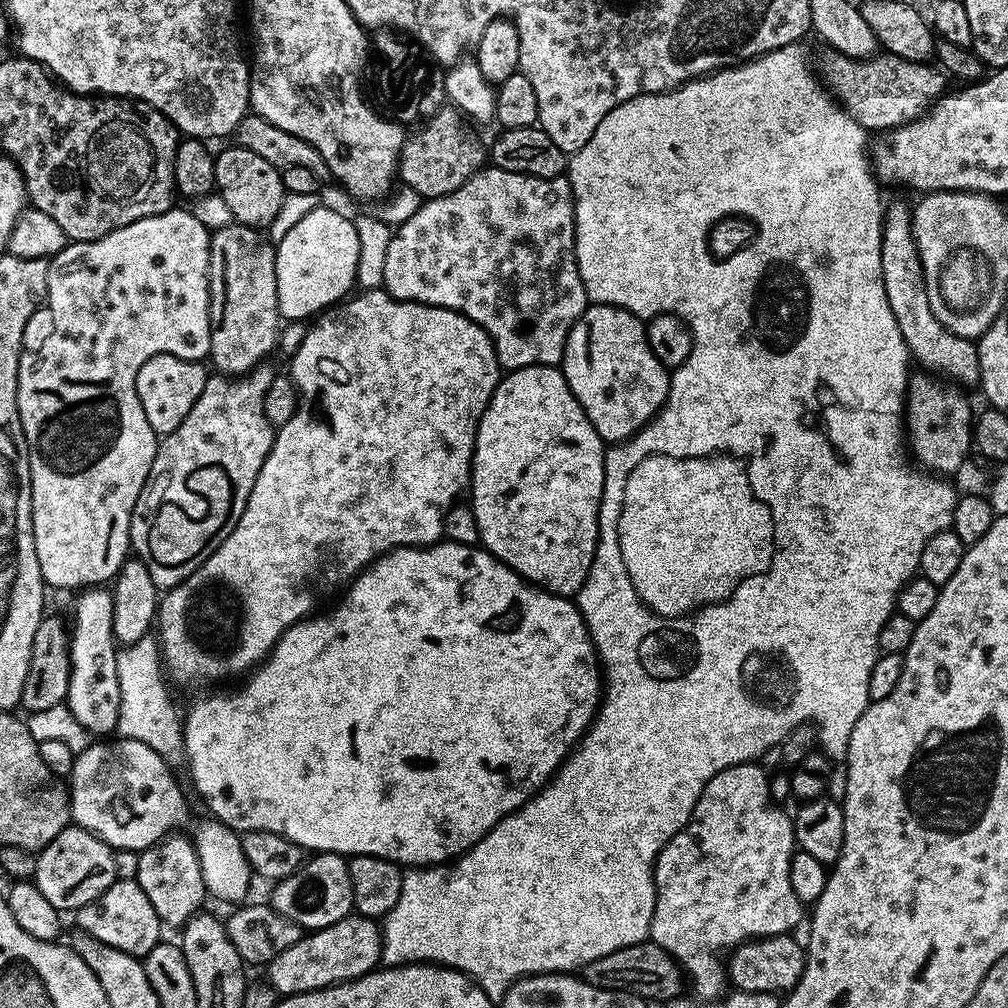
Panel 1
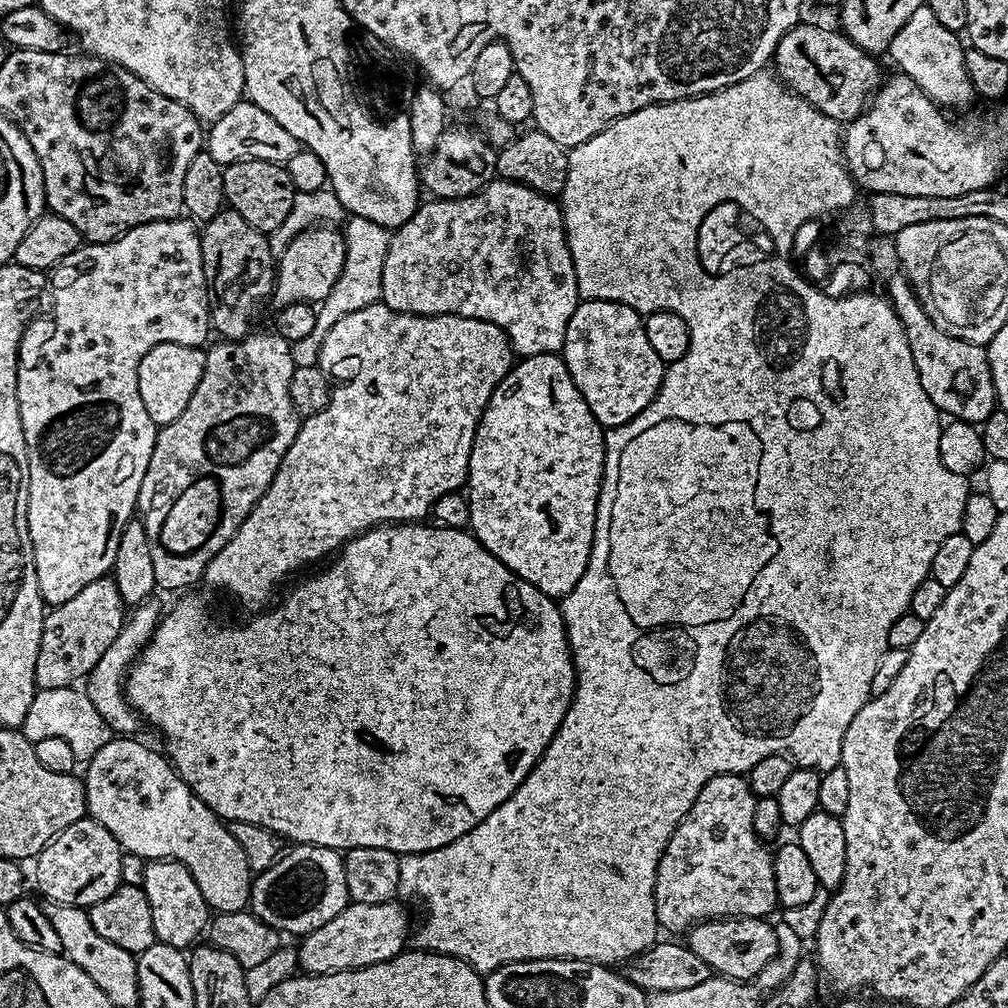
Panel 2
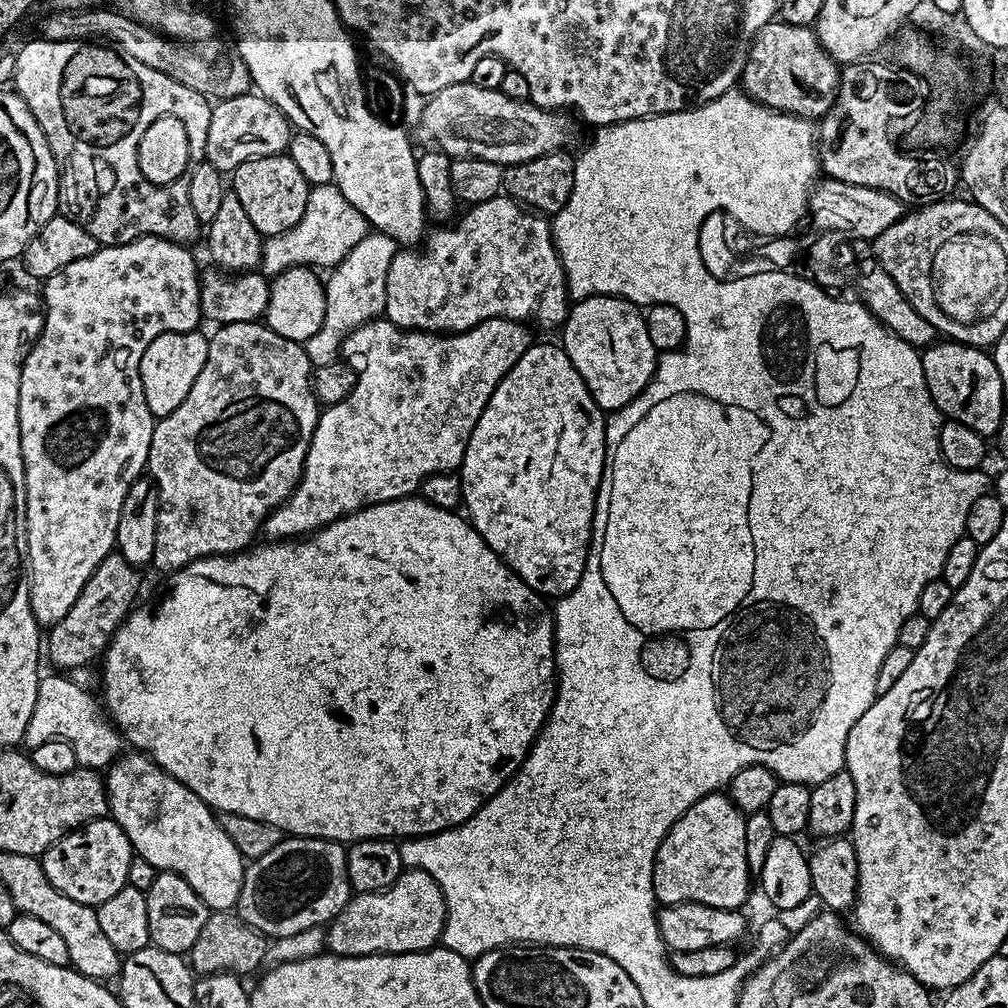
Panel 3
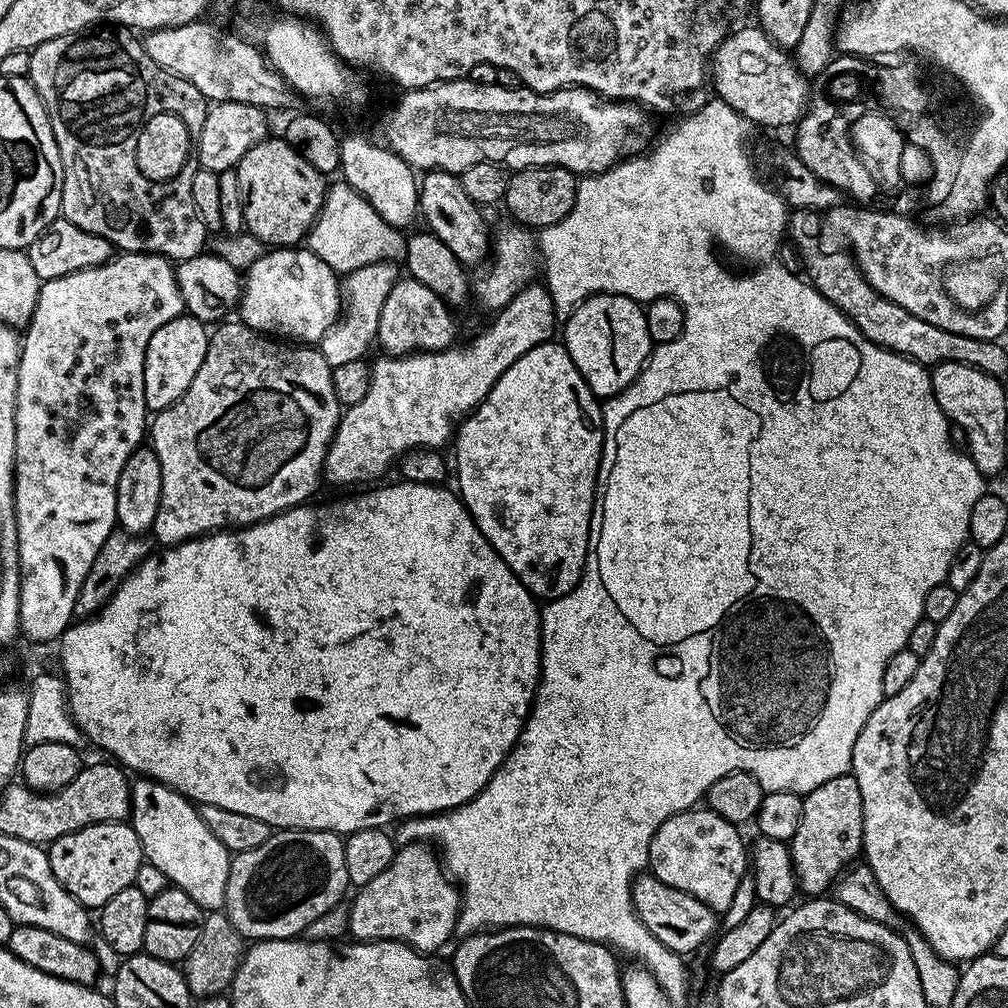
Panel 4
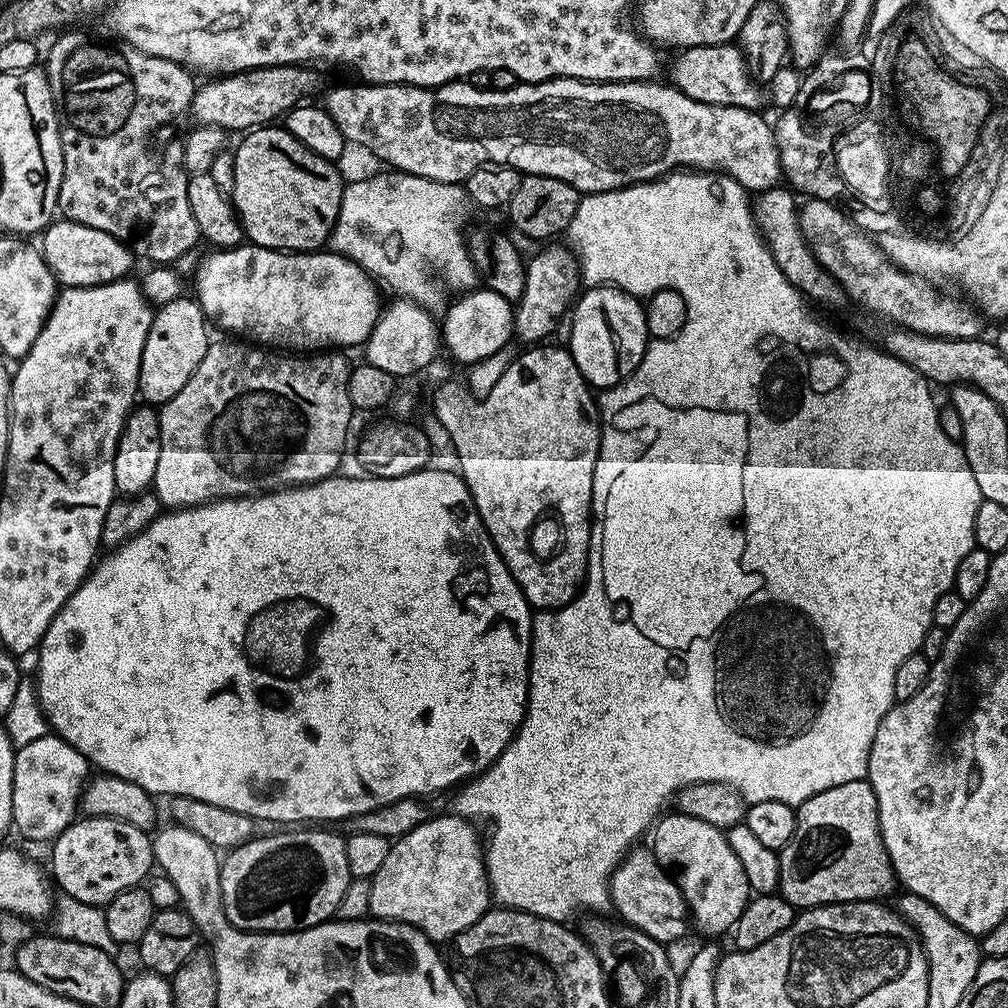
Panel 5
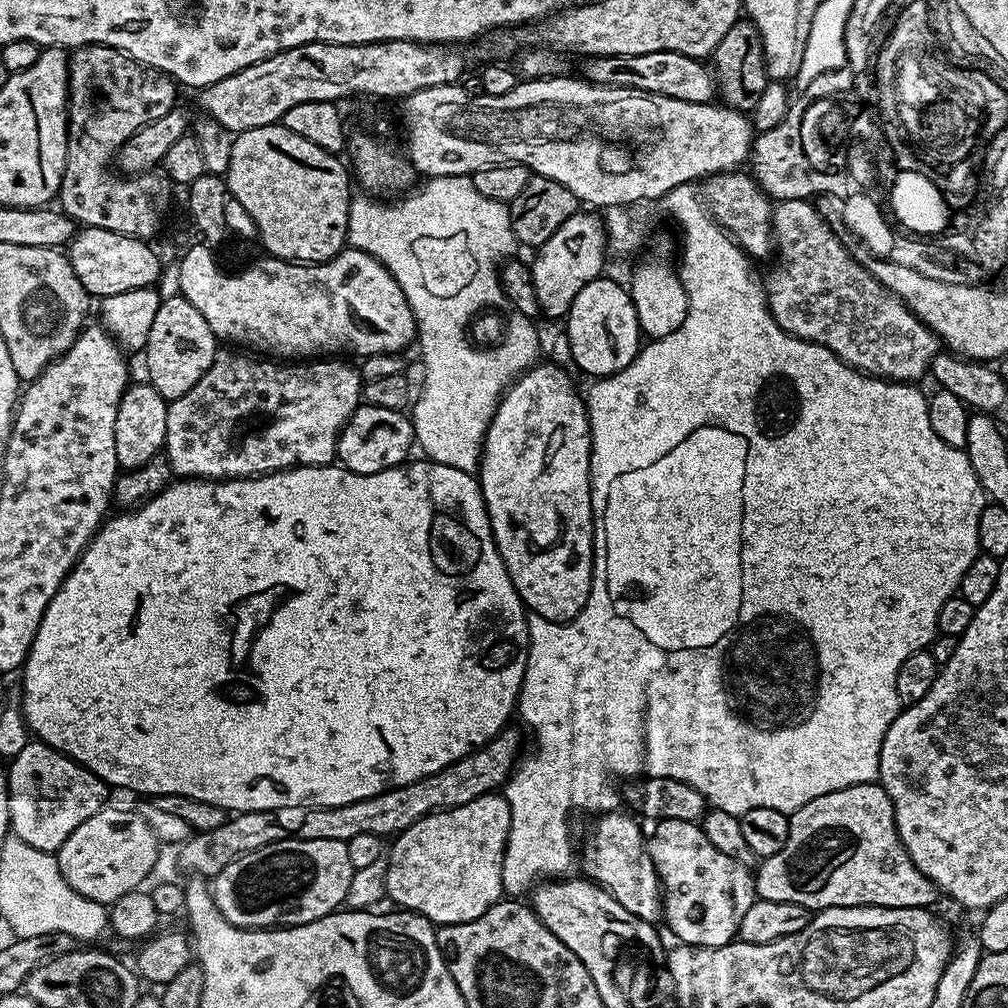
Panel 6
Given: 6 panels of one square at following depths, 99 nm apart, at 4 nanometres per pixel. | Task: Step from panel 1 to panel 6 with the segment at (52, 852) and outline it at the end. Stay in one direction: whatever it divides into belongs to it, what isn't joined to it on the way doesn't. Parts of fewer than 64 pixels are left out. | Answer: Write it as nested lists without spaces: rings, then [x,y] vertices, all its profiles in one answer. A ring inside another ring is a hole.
[[[106,806],[94,818],[86,818],[55,853],[62,874],[78,894],[94,902],[110,906],[122,894],[130,894],[152,872],[162,851],[150,826],[140,817],[139,811],[123,812],[120,808]]]

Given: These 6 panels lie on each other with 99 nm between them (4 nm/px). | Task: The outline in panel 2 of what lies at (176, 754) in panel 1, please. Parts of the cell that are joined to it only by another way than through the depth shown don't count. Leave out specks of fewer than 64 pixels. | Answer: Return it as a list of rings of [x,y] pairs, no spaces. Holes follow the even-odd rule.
[[[156,598],[143,600],[142,603],[135,605],[127,613],[118,638],[114,638],[114,642],[110,642],[110,647],[106,650],[106,654],[102,654],[102,658],[98,658],[98,666],[94,666],[94,670],[86,678],[86,691],[90,702],[97,707],[99,714],[112,728],[113,733],[135,733],[132,731],[136,728],[138,714],[133,710],[125,697],[124,681],[128,669],[131,668],[136,657],[140,655],[140,651],[147,646],[148,639],[152,637],[154,630],[160,624],[161,615],[162,607],[160,608]]]

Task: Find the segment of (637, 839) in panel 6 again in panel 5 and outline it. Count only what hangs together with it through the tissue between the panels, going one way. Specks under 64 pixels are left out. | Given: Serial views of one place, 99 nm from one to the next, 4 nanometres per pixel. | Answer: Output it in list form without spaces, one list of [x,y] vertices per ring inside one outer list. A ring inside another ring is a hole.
[[[633,847],[624,855],[620,865],[614,870],[611,880],[608,881],[608,895],[611,907],[616,907],[616,912],[621,916],[623,923],[629,928],[636,928],[642,934],[648,935],[663,946],[671,946],[675,940],[680,940],[690,932],[690,913],[688,903],[684,900],[684,895],[680,893],[680,886],[675,879],[656,861],[655,851],[651,847]]]

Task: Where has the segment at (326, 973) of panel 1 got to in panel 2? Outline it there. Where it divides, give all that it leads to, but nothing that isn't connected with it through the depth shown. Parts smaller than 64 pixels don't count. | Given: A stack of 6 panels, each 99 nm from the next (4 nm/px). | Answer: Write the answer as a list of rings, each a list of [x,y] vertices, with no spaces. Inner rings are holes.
[[[399,899],[387,900],[381,904],[349,903],[347,908],[334,914],[326,926],[318,926],[318,930],[308,933],[299,941],[299,967],[305,973],[321,976],[327,972],[374,966],[400,955],[410,944],[408,912],[400,903]]]

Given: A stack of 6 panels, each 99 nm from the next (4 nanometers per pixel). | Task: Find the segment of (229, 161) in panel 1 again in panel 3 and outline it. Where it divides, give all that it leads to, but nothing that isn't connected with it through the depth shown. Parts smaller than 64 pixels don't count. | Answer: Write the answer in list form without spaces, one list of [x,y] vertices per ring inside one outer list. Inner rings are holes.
[[[287,154],[242,162],[242,166],[230,174],[231,191],[235,192],[238,202],[242,202],[250,222],[254,222],[254,230],[258,230],[261,237],[282,234],[295,226],[306,210],[309,187],[306,178],[302,178],[302,170],[294,166]]]

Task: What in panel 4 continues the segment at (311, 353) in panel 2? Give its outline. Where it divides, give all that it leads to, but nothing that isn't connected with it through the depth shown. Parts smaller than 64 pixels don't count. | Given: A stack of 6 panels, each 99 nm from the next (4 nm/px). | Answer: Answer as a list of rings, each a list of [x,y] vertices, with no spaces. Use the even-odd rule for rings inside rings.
[[[393,261],[372,263],[360,267],[354,272],[347,273],[342,282],[341,317],[318,342],[318,347],[329,365],[336,367],[363,359],[371,344],[375,343],[379,319],[382,316],[383,303],[387,295],[400,278],[399,265]]]

